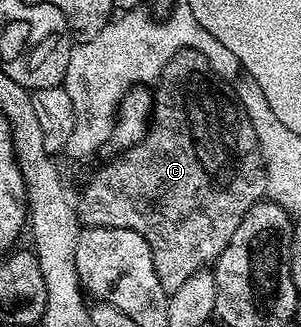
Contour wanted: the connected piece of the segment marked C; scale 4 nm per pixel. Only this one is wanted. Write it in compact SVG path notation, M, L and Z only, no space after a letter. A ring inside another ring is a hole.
M180 49L167 63L165 70L155 85L153 93L153 116L149 123L149 131L145 138L130 149L122 149L116 154L114 161L109 161L105 169L101 169L85 185L81 198L76 198L75 208L77 219L87 229L126 229L143 235L147 247L151 247L151 255L155 263L155 275L159 275L159 283L163 283L166 293L172 295L174 291L183 287L191 275L202 272L204 261L212 262L220 257L227 247L231 235L235 235L235 227L249 214L251 207L266 196L265 188L265 160L261 154L261 144L255 135L255 127L251 127L251 119L247 119L247 111L239 103L234 86L224 77L220 77L211 67L211 63L198 49Z

